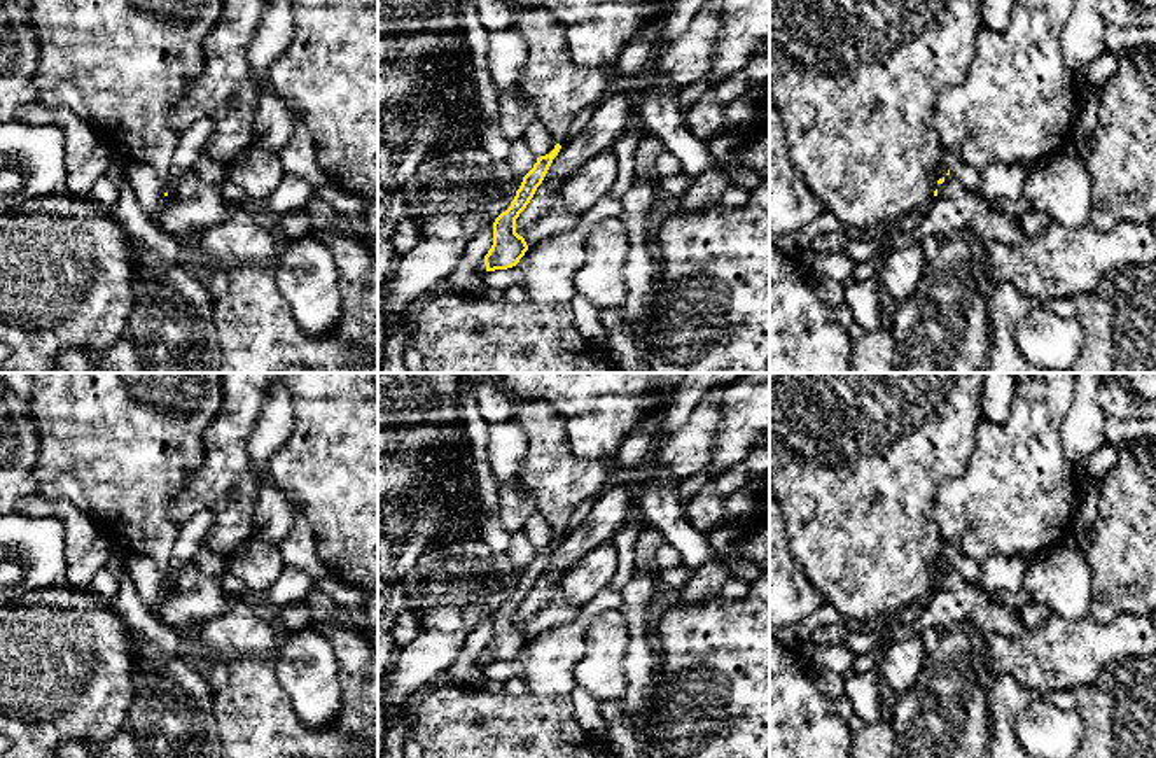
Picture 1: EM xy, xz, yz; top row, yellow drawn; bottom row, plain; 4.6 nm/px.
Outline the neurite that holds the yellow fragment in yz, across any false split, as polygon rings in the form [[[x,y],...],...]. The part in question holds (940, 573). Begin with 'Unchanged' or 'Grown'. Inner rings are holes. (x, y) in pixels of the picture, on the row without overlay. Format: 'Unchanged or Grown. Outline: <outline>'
Grown. Outline: [[[946,541],[941,543],[939,546],[939,557],[934,562],[934,567],[937,571],[937,576],[944,574],[944,569],[950,567],[950,560],[958,555],[960,550],[955,544],[950,544]]]

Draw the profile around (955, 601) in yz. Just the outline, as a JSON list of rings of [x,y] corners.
[[[944,567],[944,574],[936,581],[937,586],[918,606],[918,618],[925,627],[941,632],[957,625],[971,625],[1013,639],[1025,637],[1018,611],[990,599],[978,581],[965,581],[951,567]]]

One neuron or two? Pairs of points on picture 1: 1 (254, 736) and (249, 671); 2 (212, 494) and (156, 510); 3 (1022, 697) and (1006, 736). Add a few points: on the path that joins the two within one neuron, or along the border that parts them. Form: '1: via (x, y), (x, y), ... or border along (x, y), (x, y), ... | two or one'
1: via (254, 720), (252, 687) | one
2: border along (193, 471), (170, 506), (170, 517), (179, 526) | two
3: via (1013, 706), (1006, 713), (1006, 727) | one

